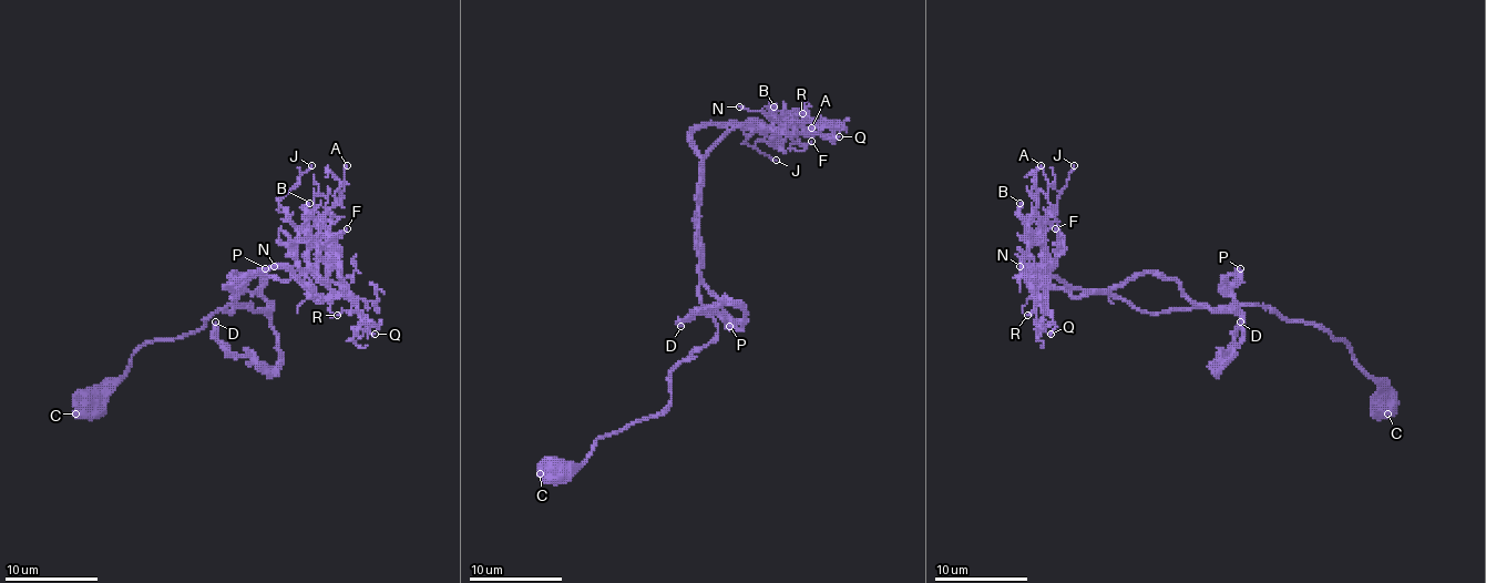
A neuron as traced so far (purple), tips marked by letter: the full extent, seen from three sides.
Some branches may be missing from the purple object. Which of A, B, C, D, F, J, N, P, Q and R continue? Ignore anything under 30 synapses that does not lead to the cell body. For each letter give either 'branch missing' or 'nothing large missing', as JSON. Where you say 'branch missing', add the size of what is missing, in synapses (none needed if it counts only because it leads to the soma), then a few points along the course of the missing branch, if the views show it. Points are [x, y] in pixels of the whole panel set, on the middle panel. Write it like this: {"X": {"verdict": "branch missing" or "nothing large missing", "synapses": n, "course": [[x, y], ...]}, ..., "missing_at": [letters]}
{"A": {"verdict": "nothing large missing"}, "B": {"verdict": "nothing large missing"}, "C": {"verdict": "nothing large missing"}, "D": {"verdict": "branch missing", "synapses": 35, "course": [[680, 326], [670, 324], [676, 326], [680, 321], [676, 307]]}, "F": {"verdict": "nothing large missing"}, "J": {"verdict": "nothing large missing"}, "N": {"verdict": "nothing large missing"}, "P": {"verdict": "nothing large missing"}, "Q": {"verdict": "nothing large missing"}, "R": {"verdict": "nothing large missing"}, "missing_at": ["D"]}

